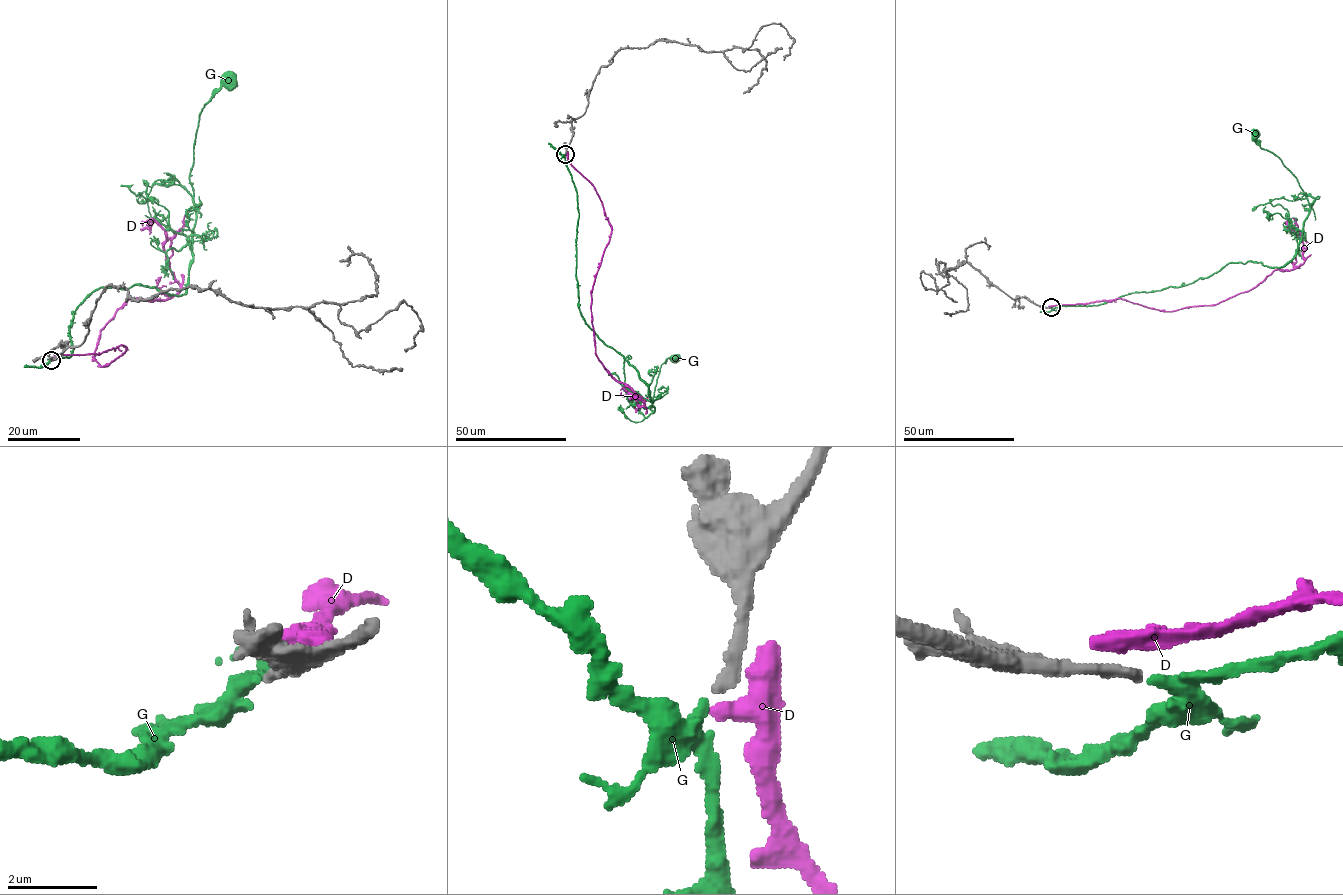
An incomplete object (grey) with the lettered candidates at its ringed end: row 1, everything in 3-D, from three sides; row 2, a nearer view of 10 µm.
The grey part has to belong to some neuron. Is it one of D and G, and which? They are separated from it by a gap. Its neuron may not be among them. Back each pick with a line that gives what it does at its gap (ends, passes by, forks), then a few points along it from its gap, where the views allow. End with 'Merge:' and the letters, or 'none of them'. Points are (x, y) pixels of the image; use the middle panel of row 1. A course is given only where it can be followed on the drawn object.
Merge: none of them

